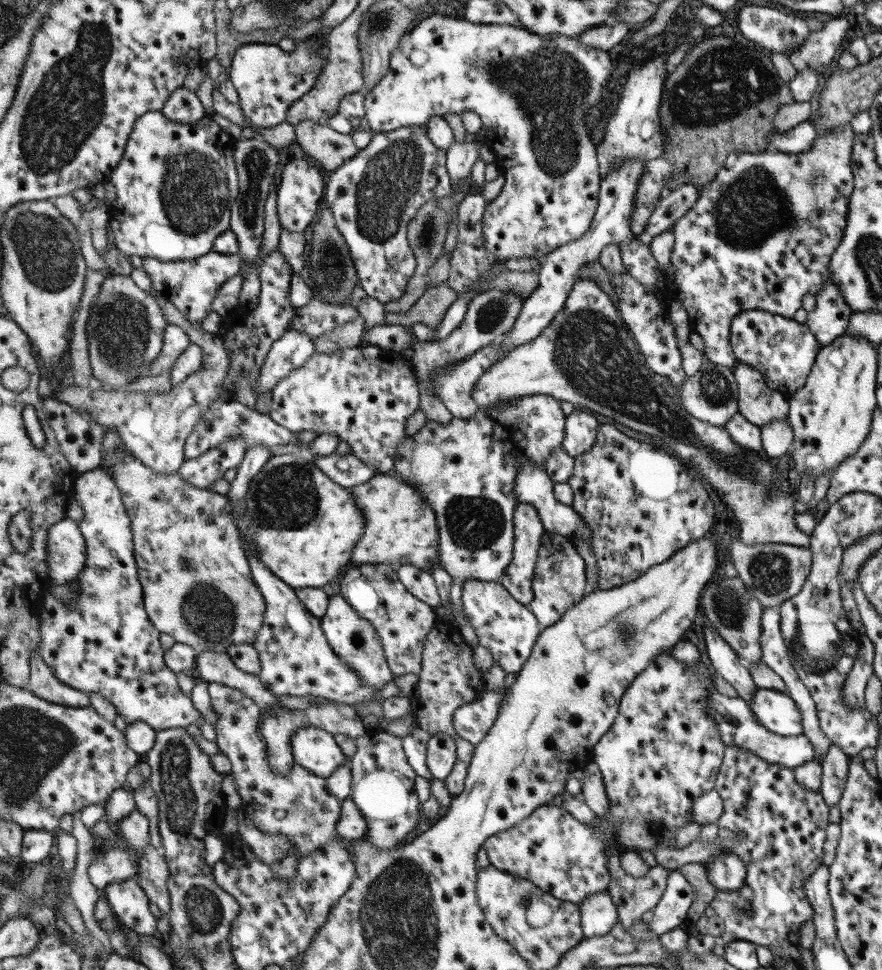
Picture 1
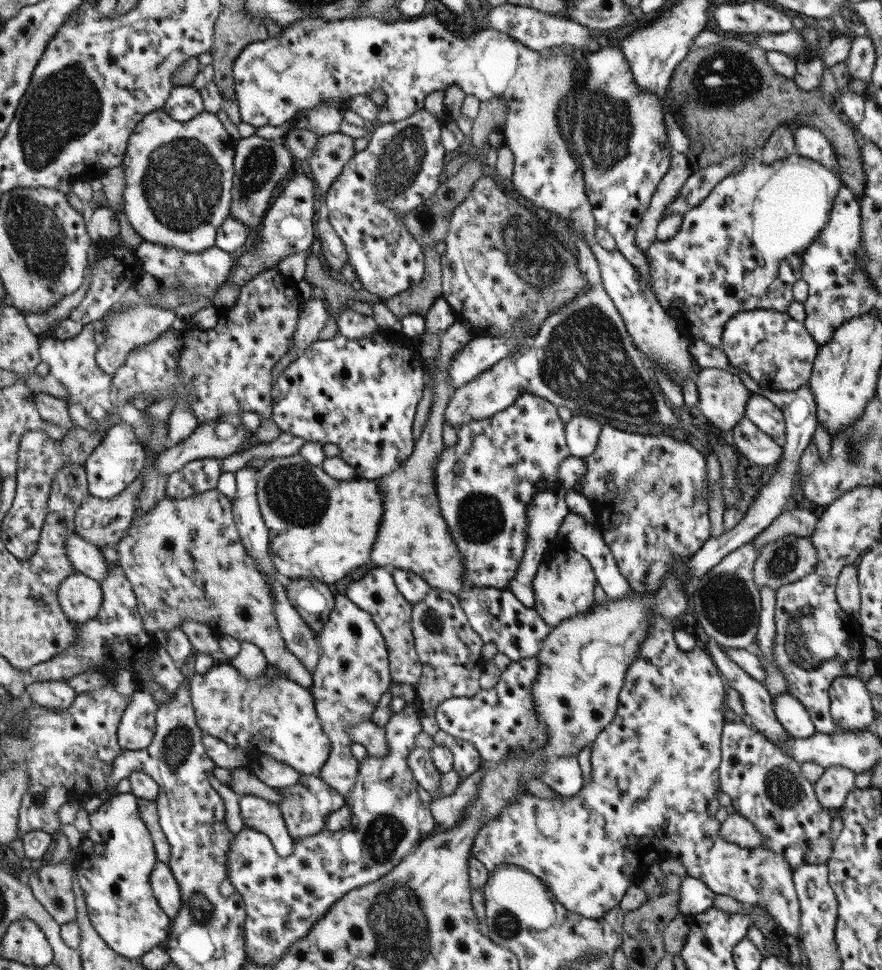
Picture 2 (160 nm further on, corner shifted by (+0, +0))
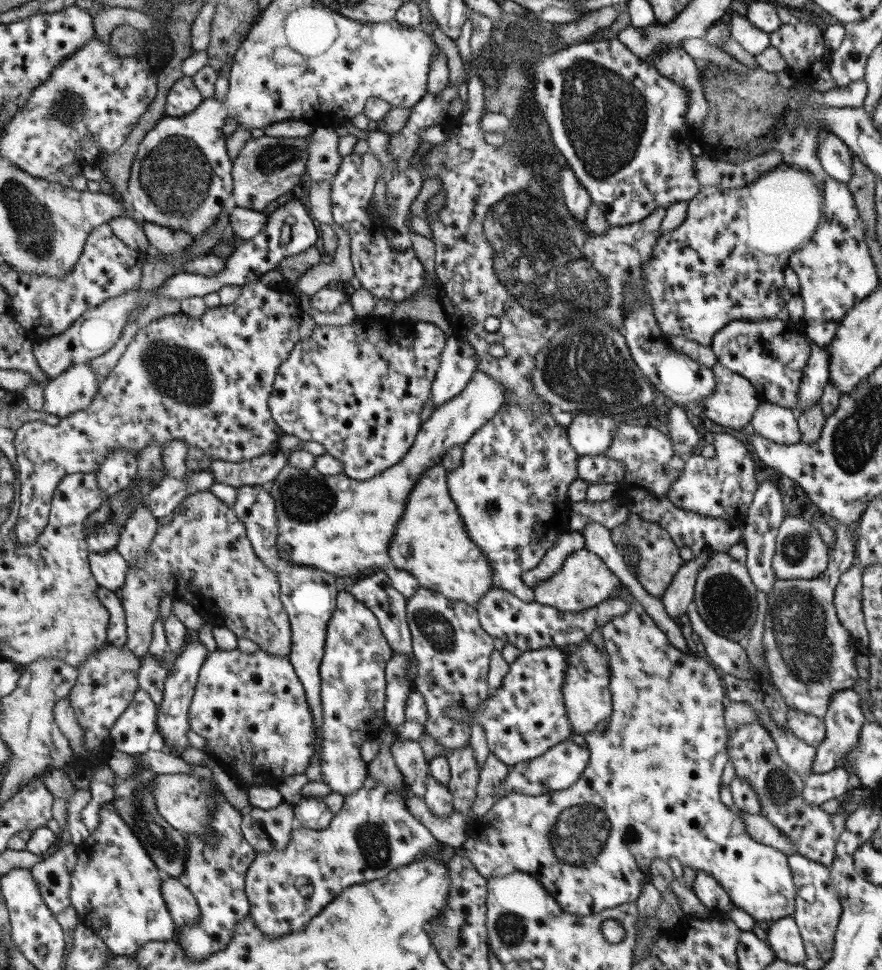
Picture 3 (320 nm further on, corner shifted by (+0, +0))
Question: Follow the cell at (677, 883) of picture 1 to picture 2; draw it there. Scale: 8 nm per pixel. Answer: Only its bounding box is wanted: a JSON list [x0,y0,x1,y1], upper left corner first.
[677,877,715,918]

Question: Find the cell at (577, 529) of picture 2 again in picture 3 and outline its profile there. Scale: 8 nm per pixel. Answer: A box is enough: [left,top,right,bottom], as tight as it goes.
[464,585,796,922]

